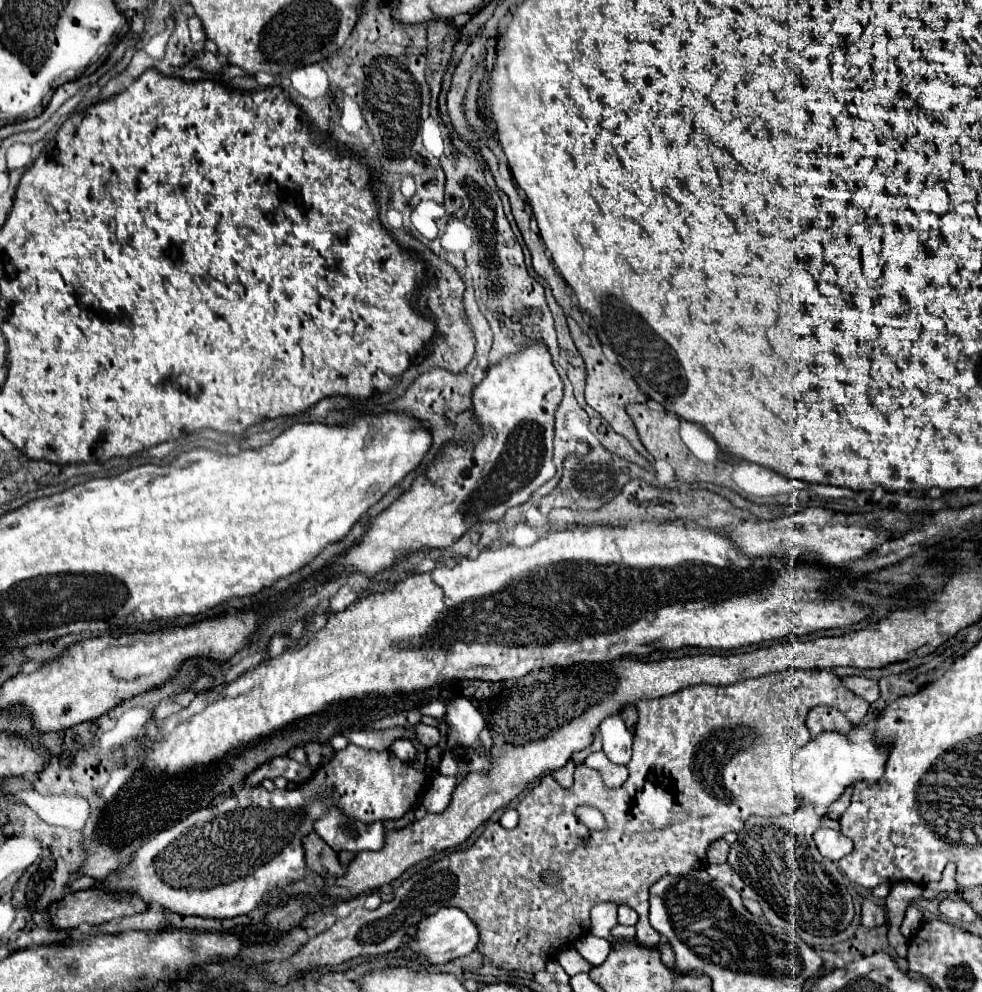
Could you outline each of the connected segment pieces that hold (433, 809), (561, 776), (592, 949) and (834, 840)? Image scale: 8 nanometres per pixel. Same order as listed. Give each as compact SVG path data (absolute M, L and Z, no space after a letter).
M438 774L432 782L428 782L428 786L424 790L424 798L422 798L422 806L426 808L426 812L428 814L442 812L448 806L450 794L456 784L458 784L458 778L442 776L442 774Z
M568 762L564 768L552 772L552 776L560 786L568 788L568 786L572 786L572 772L574 772L574 762Z
M592 934L582 936L576 942L576 950L590 962L590 964L602 964L606 956L612 952L612 946L604 946L602 938L596 938Z
M820 828L814 834L814 842L818 846L818 852L824 858L830 858L832 862L838 862L840 858L844 858L852 850L852 840L832 828Z

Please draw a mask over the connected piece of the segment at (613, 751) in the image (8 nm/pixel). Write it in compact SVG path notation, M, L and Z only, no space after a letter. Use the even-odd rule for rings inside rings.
M618 714L606 718L600 724L600 736L602 736L602 752L608 756L610 762L616 762L616 764L630 762L634 736Z

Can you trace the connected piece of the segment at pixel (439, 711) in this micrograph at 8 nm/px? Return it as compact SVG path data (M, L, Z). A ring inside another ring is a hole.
M432 700L428 704L422 704L420 706L420 712L426 714L426 716L432 716L432 718L444 718L444 704L438 702L438 700Z

